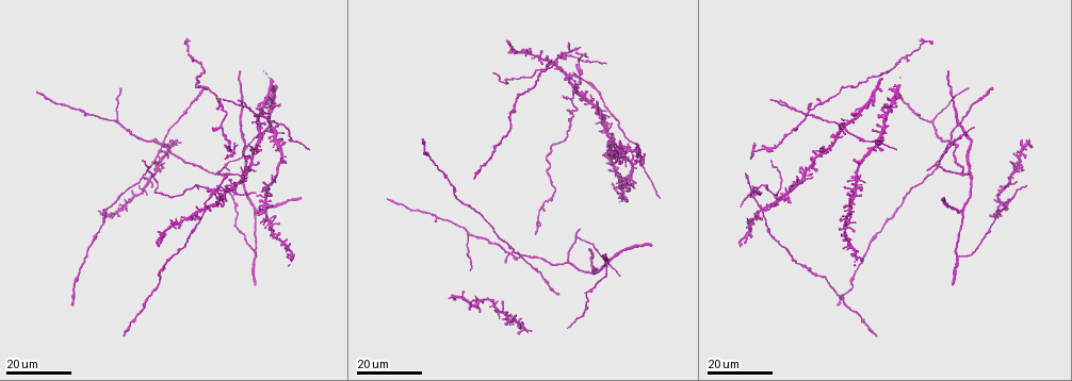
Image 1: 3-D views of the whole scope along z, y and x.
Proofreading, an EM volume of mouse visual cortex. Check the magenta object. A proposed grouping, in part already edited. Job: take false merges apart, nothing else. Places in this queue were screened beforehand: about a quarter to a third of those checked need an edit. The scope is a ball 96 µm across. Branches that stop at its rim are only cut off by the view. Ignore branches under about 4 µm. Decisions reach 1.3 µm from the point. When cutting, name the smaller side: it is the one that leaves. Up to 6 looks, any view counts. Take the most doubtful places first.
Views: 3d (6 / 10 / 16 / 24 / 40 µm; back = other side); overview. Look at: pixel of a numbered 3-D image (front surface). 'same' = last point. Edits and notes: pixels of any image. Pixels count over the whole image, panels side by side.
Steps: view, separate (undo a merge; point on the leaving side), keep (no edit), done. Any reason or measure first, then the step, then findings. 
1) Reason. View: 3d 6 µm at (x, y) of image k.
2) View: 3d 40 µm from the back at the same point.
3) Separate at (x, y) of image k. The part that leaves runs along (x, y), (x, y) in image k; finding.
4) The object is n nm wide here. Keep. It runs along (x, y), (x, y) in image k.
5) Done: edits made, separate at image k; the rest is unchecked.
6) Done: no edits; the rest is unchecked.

Four or more arms meet. View: 3d 24 µm at (513, 254) of image 1.

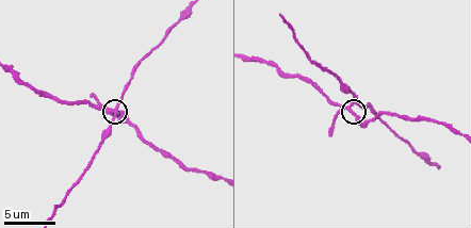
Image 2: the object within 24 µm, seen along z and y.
View: 3d 10 µm at (109, 108) of image 2.

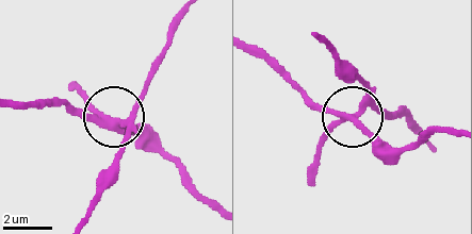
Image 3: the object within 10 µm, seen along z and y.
Separate at (365, 87) of image 3. The part that leaves runs along (351, 115), (365, 86), (321, 39) in image 3; two cells meet here.

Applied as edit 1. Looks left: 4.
View: overview.

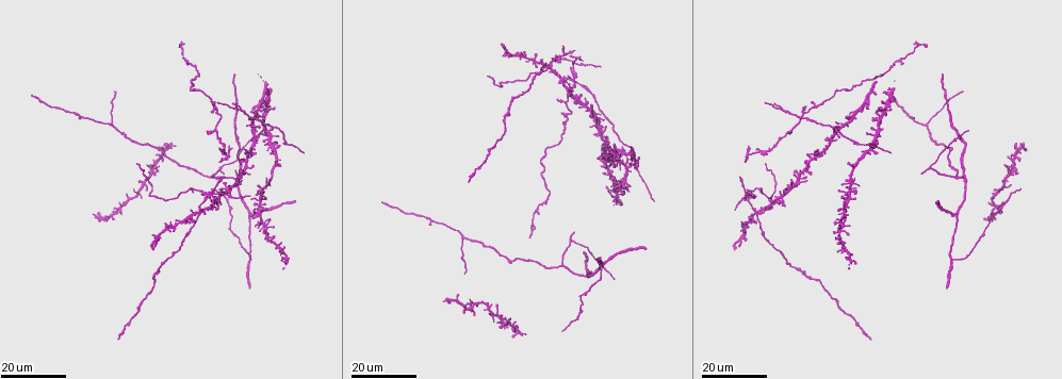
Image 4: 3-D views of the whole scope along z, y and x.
Looks like a crossing. View: 3d 24 µm at (756, 212) of image 4.

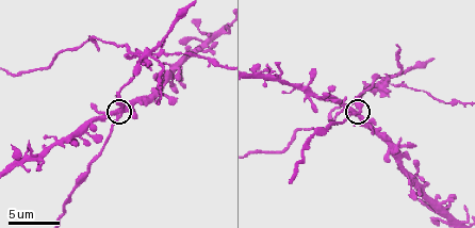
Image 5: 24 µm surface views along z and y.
View: 3d 10 µm at (117, 112) of image 5.

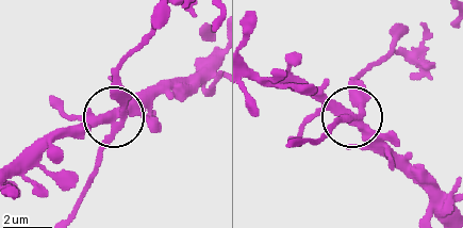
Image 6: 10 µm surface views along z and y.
The side arm is 23 µm long. Separate at (127, 93) of image 6. A second cell is stuck on.

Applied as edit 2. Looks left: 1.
Done: edits made, separate at image 3, separate at image 6; the rest is unchecked.

